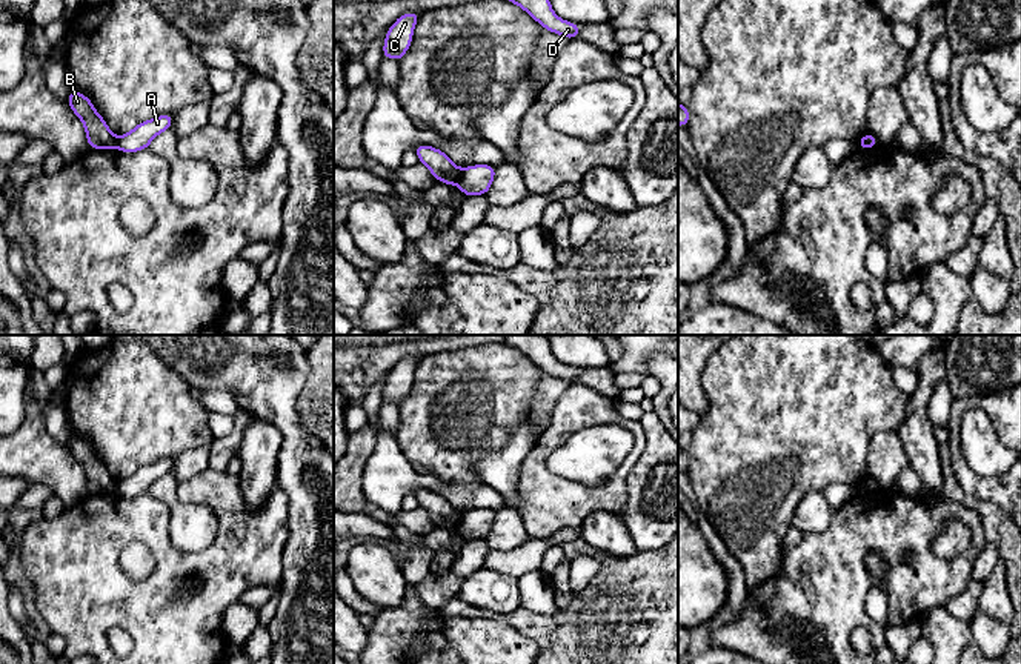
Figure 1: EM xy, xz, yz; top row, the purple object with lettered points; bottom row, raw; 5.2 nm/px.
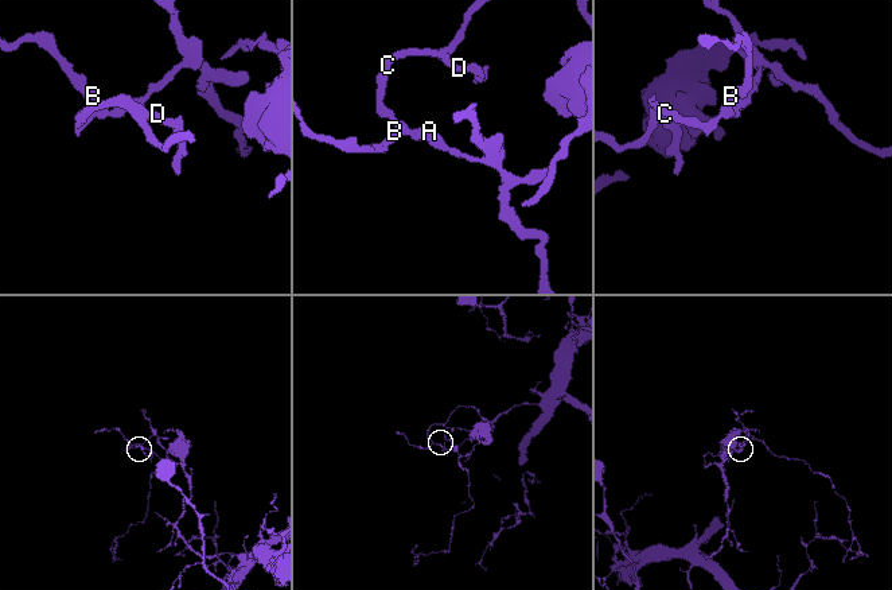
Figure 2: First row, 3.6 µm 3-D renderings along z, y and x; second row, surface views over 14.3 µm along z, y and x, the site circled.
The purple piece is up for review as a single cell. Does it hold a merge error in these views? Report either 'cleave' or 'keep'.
cleave

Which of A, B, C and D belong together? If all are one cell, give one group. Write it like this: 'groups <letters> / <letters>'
groups A / B C D

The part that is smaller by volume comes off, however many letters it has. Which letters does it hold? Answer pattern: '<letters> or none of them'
A

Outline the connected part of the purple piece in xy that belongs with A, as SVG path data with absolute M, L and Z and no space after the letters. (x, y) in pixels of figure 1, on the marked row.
M163 114L155 118L138 123L128 134L117 137L115 148L121 152L138 152L148 149L151 141L163 134L166 129L172 128L172 114Z

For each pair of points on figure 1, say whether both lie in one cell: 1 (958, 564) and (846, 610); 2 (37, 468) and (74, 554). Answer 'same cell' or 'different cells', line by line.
1: same cell
2: different cells

